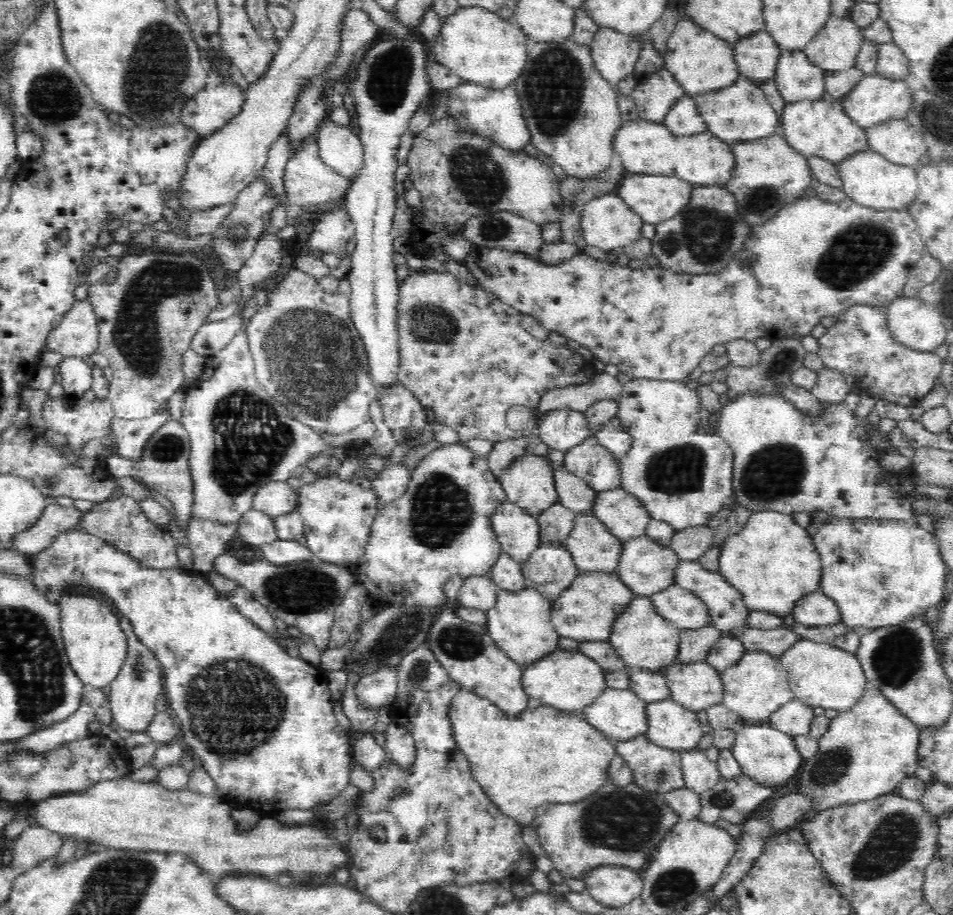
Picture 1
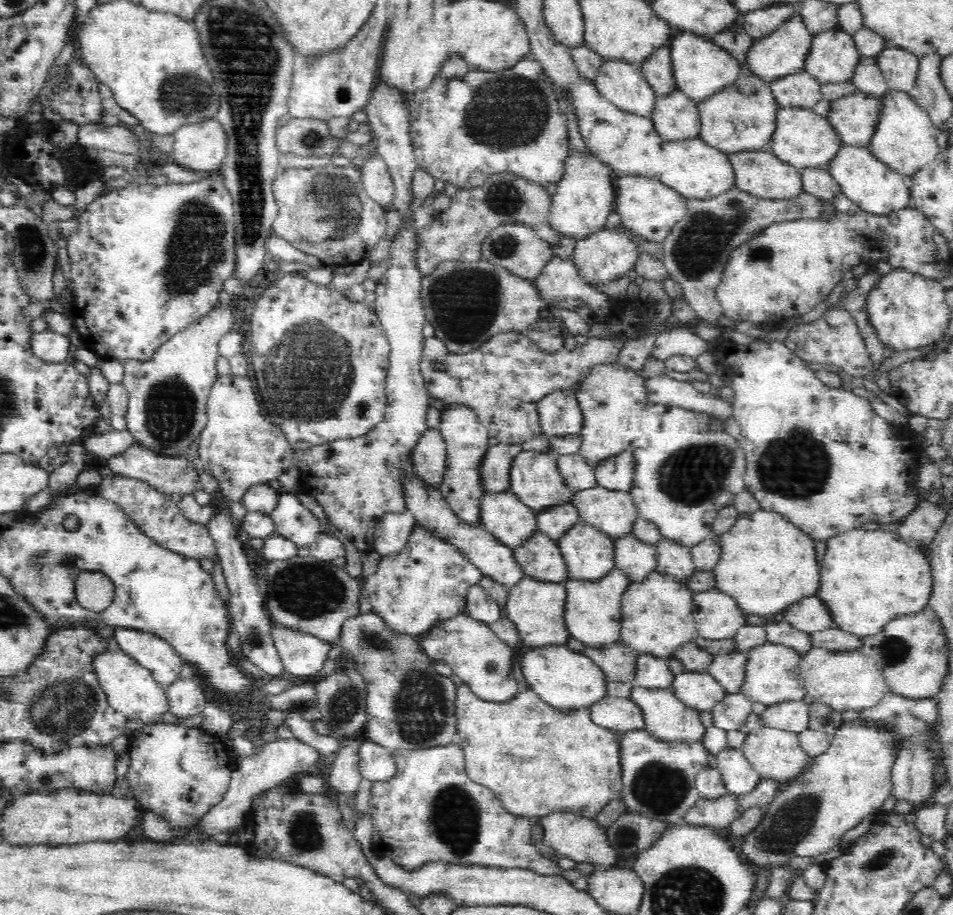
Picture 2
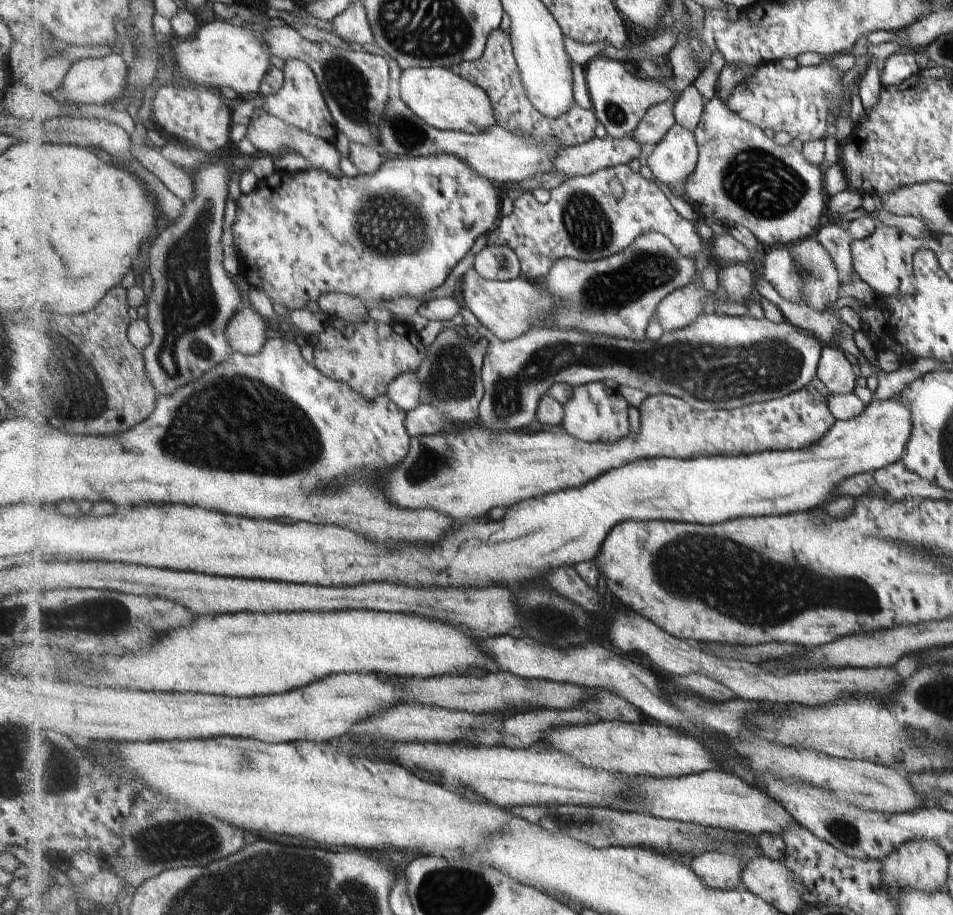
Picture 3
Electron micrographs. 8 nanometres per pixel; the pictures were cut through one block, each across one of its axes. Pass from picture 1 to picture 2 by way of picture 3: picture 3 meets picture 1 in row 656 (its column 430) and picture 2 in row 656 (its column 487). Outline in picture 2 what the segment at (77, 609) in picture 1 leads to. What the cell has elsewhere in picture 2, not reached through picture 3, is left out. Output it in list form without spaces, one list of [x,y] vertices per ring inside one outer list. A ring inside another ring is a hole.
[[[111,643],[93,659],[93,672],[101,690],[106,695],[108,705],[126,718],[136,719],[145,724],[149,722],[155,724],[163,715],[167,714],[165,688],[154,681],[150,670],[144,669],[115,643]]]

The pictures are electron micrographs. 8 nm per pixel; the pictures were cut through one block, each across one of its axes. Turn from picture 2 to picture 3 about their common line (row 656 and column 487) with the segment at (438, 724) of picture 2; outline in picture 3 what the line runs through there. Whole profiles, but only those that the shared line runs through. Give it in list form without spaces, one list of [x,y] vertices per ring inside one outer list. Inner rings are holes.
[[[718,313],[709,316],[703,314],[695,324],[687,326],[682,330],[673,330],[673,332],[664,332],[658,340],[652,341],[648,338],[645,340],[634,340],[627,338],[612,338],[606,335],[596,337],[593,333],[587,333],[582,330],[574,329],[559,329],[558,327],[550,328],[546,325],[544,327],[531,328],[526,334],[521,334],[519,338],[513,338],[513,340],[503,340],[503,338],[497,338],[495,334],[488,330],[485,333],[485,338],[488,342],[487,354],[485,354],[483,369],[481,372],[481,377],[483,384],[486,389],[486,394],[480,405],[480,416],[479,422],[482,423],[487,428],[492,427],[493,430],[521,430],[521,428],[527,428],[529,424],[533,424],[536,420],[539,405],[538,402],[547,392],[551,389],[554,383],[568,383],[573,387],[583,384],[590,384],[597,381],[613,380],[616,381],[620,386],[626,385],[633,388],[639,388],[645,390],[649,395],[671,395],[682,400],[685,400],[692,408],[700,409],[703,411],[707,410],[718,410],[718,409],[735,409],[741,406],[746,406],[749,404],[754,404],[756,402],[771,401],[774,399],[779,399],[802,390],[805,386],[809,385],[809,382],[818,376],[818,365],[822,356],[823,348],[825,344],[821,343],[815,336],[812,336],[807,332],[807,330],[802,330],[797,326],[793,326],[791,322],[784,321],[781,324],[777,322],[771,322],[766,317],[761,319],[753,318],[753,316],[734,316],[734,315],[721,315]]]

